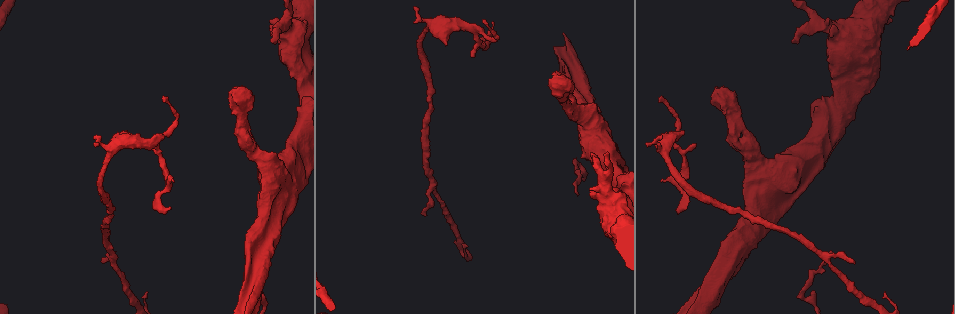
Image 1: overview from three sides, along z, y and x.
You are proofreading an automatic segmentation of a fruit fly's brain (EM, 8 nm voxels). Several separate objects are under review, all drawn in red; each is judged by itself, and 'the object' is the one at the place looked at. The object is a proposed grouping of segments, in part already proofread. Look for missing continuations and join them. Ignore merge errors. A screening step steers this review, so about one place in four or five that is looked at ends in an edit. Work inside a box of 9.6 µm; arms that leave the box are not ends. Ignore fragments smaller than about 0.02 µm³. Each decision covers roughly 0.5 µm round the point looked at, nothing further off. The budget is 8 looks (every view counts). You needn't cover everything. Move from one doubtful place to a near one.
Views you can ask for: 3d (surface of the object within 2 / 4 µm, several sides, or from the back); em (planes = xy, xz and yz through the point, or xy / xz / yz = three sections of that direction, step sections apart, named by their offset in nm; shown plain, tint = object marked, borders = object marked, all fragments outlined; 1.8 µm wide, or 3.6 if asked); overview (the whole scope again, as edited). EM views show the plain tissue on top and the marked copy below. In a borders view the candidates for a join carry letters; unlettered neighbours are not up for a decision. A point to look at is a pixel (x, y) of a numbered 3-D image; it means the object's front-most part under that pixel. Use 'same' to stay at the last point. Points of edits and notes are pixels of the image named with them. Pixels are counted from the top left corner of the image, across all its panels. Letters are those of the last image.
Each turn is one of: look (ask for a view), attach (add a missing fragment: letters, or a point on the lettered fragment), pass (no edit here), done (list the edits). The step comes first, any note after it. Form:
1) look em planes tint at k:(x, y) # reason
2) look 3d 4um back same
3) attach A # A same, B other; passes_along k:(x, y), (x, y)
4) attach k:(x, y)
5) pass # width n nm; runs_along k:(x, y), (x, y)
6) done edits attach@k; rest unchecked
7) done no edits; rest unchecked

look em planes borders at 1:(173, 182) # branch stops here

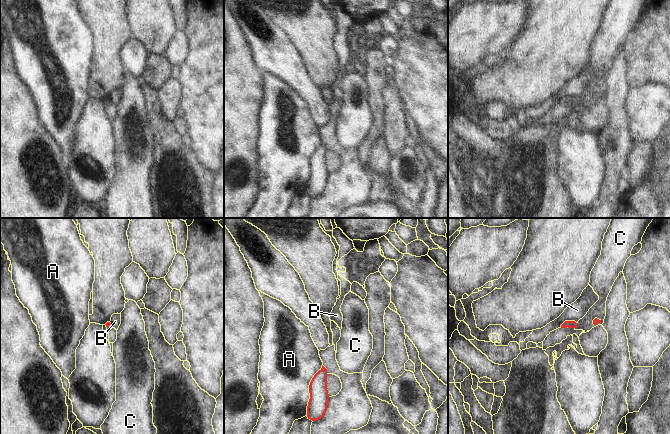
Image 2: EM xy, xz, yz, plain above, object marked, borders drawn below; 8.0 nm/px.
pass # A other, B other, C other; border 2:(578, 319), (565, 321), (560, 326); no lettered fragment goes on from it

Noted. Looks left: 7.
look em xy step 4 borders at 1:(422, 215) # branch stops here

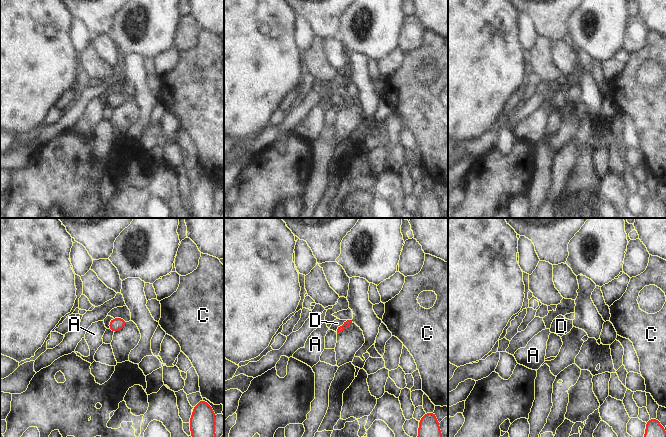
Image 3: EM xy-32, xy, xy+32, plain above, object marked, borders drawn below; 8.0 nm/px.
look em planes borders same

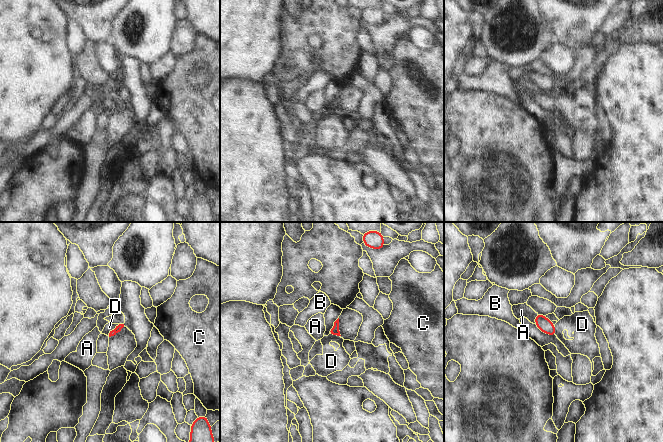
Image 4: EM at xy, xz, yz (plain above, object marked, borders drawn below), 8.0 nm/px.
attach D # longest_contact D 130 nm; A other, B other, C other, D same; the cell continues

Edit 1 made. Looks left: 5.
look overview # see it whole again

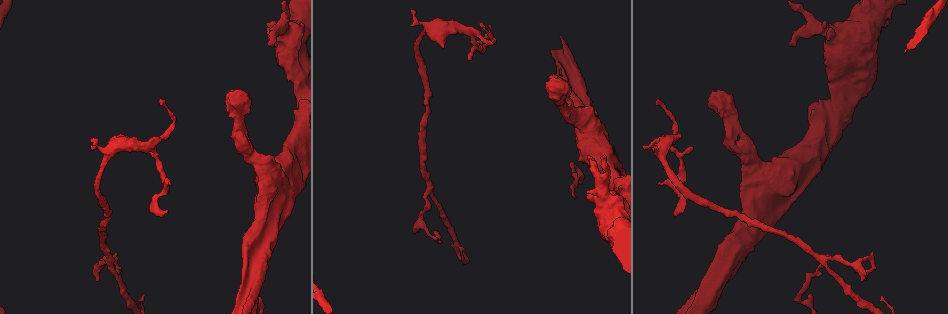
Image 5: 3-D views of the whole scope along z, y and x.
look 3d 4um at 5:(679, 135) # thick end

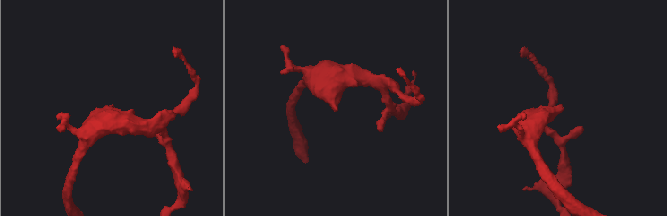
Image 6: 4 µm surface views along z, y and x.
look em 3.6um yz step 4 borders at 6:(336, 109) # shape alone is not enough

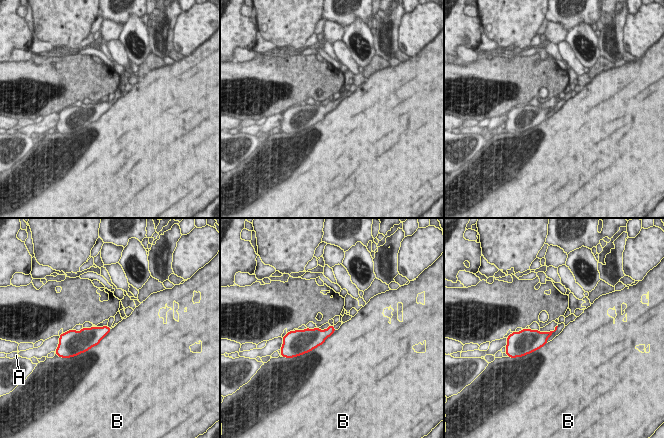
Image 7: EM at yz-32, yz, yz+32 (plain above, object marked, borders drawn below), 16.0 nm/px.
pass # A other, B other; none of them fits

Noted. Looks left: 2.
done edits attach@4; rest unchecked

